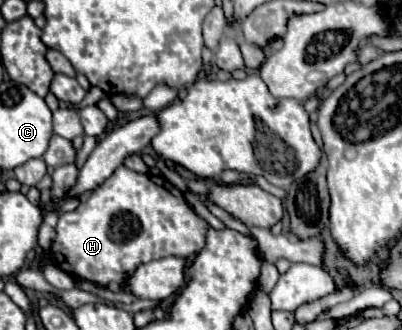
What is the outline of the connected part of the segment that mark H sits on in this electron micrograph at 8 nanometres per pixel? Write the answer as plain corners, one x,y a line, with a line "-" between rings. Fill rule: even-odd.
121,165
113,171
109,181
103,181
97,189
93,189
93,193
85,201
81,201
75,211
59,215
57,237
51,245
51,259
61,271
73,277
81,277
103,287
107,287
109,283
121,285
127,273
131,273
141,263
149,263
153,259
169,255
187,257
199,253
201,247
205,245
205,231
207,223
189,207
183,193
173,183
169,183
159,175
135,173
125,165
-
133,221
139,221
141,227
141,231
135,237
133,237

